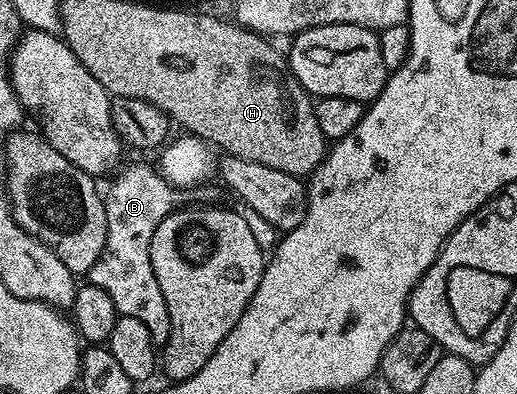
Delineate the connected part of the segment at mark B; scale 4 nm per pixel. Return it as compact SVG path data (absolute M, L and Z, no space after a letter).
M127 166L116 175L118 178L110 184L109 191L104 191L107 244L103 244L99 260L95 260L95 264L89 269L87 282L88 285L103 288L103 292L111 296L118 315L135 316L135 320L143 320L147 332L151 332L153 345L161 348L171 336L171 316L167 312L167 300L163 300L163 288L159 288L159 280L155 280L155 272L151 268L151 236L155 236L155 228L163 224L167 215L182 205L182 191L167 181L154 167L152 170L149 166Z

